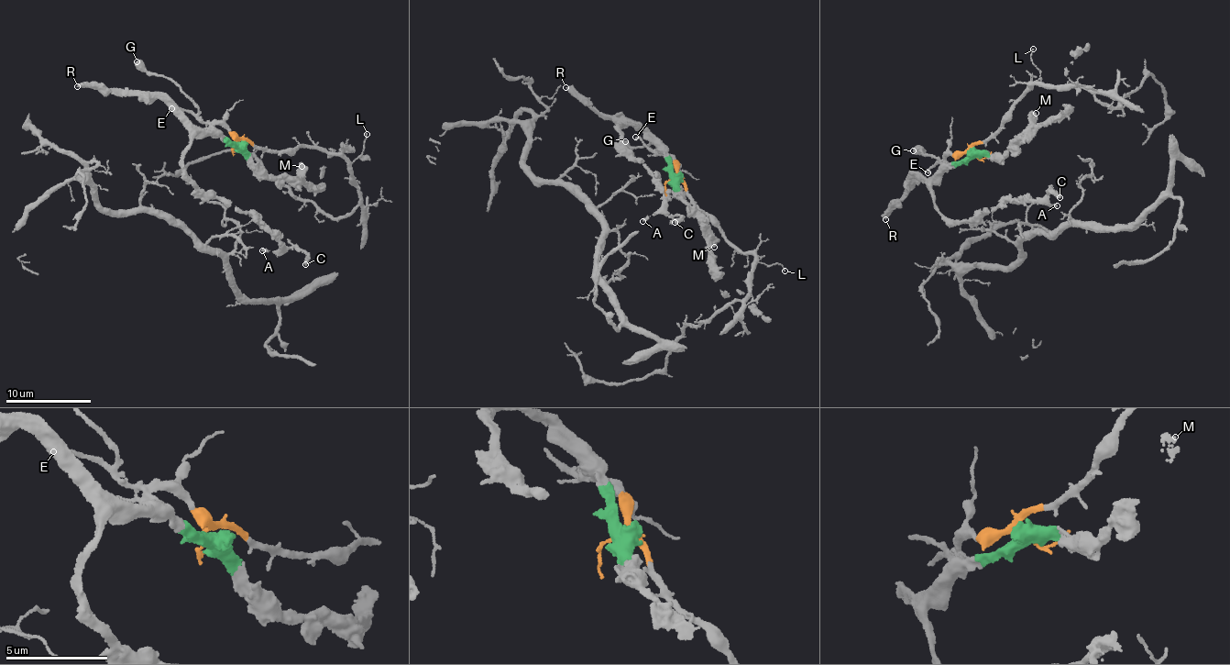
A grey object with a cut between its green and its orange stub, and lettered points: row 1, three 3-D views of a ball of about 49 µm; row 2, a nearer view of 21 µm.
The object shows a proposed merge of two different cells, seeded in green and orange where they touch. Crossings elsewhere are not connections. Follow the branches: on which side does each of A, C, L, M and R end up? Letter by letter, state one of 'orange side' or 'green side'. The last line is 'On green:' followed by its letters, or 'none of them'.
A: green side
C: green side
L: orange side
M: green side
R: green side
On green: A, C, M, R

